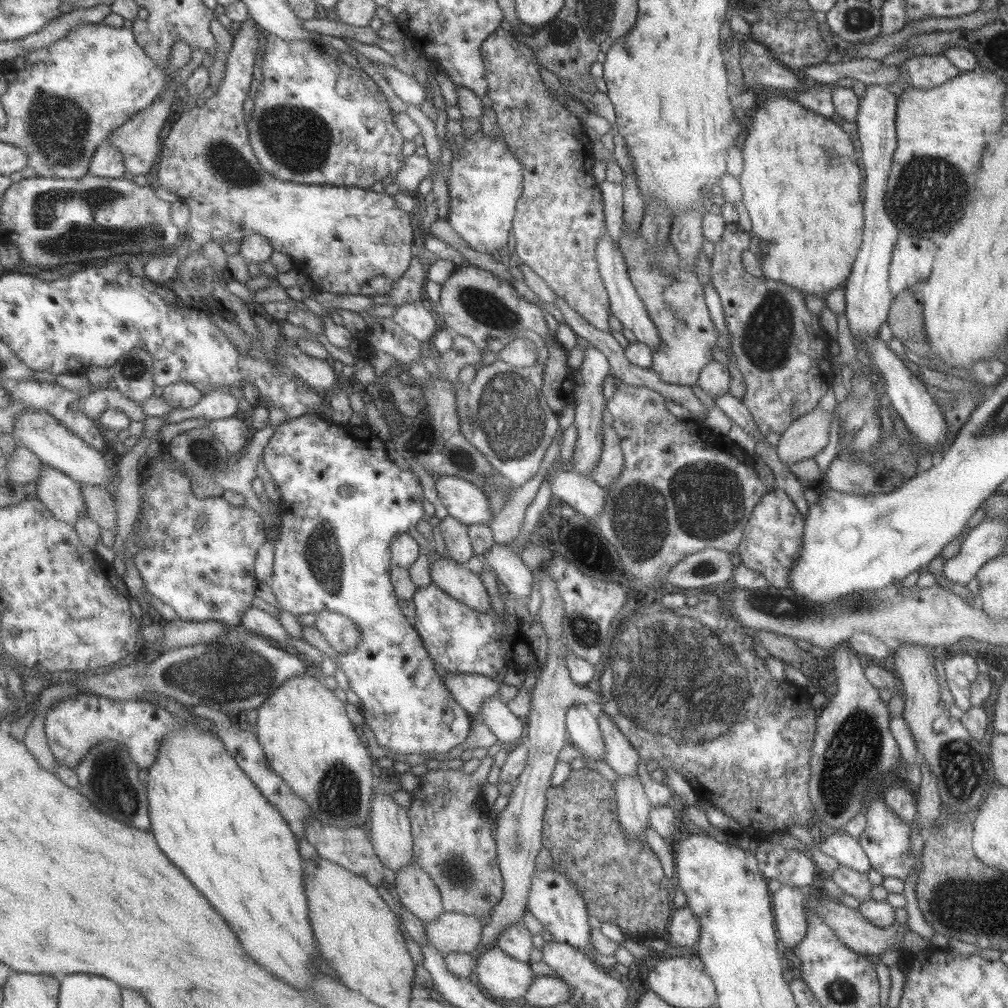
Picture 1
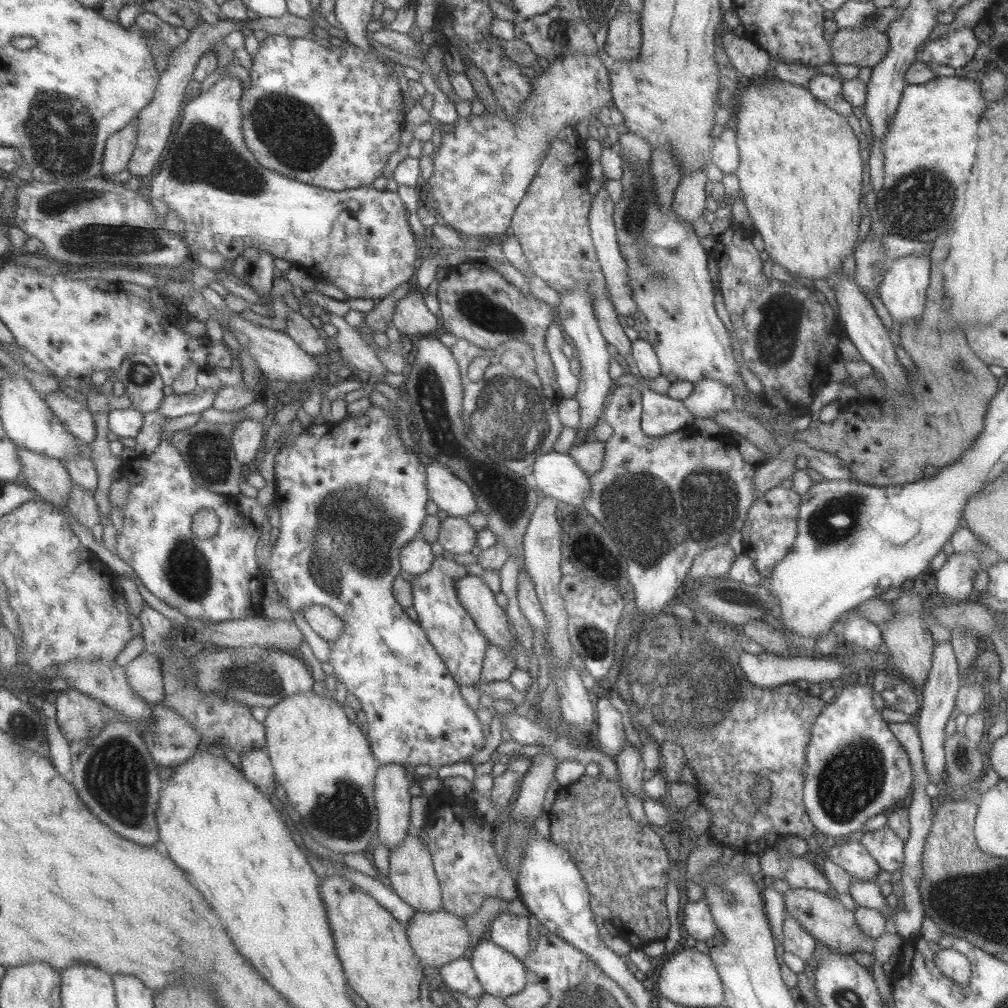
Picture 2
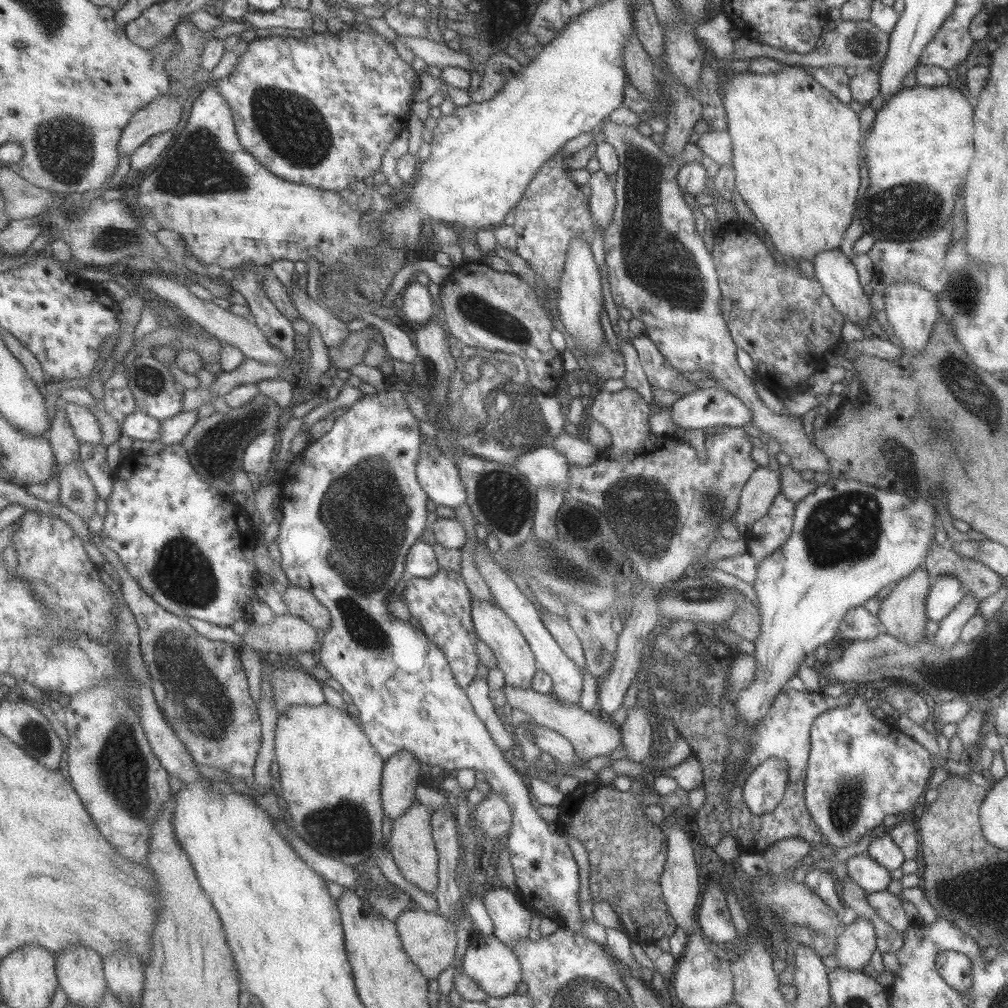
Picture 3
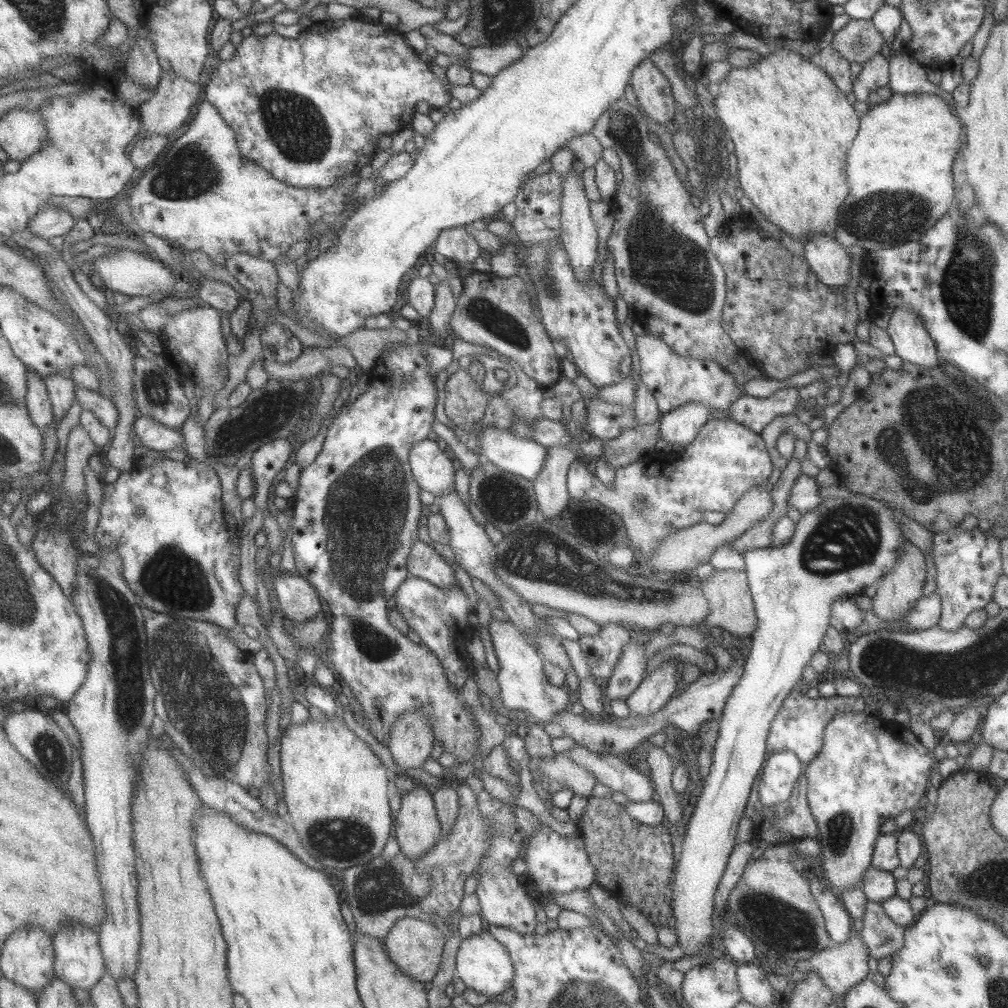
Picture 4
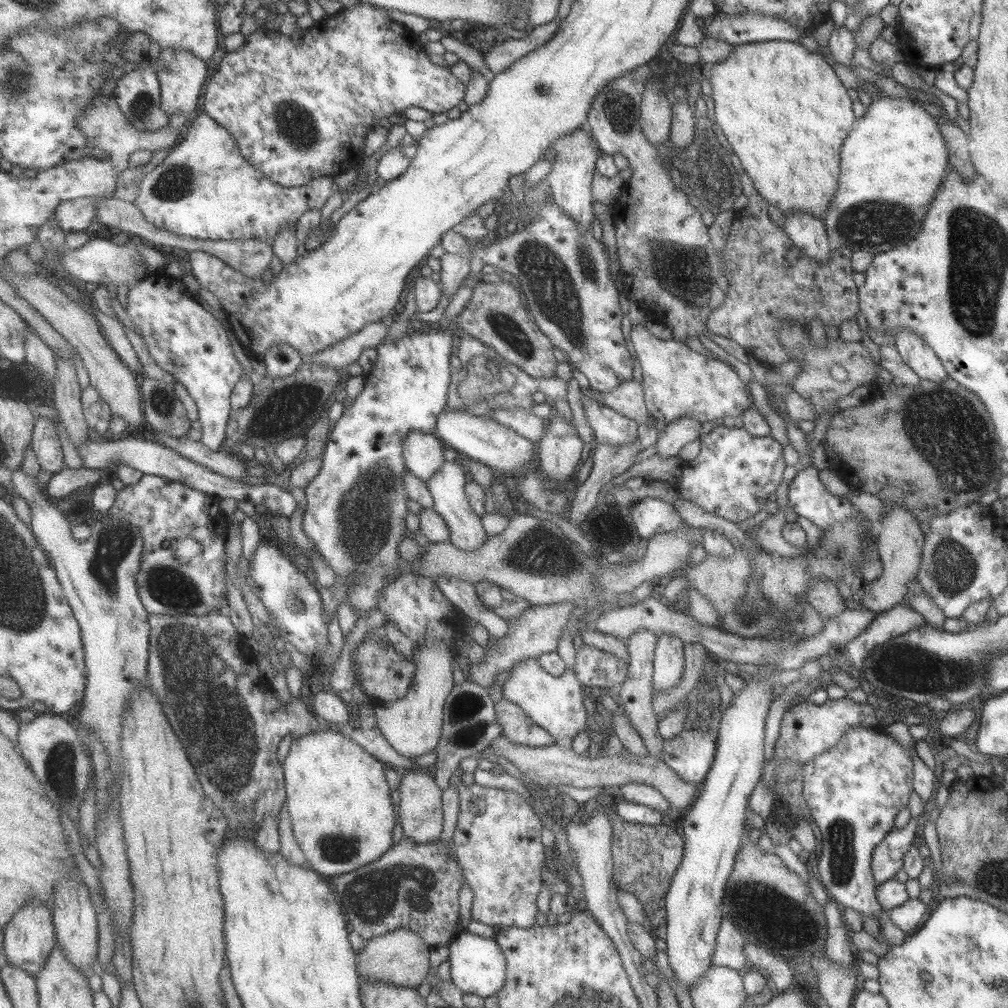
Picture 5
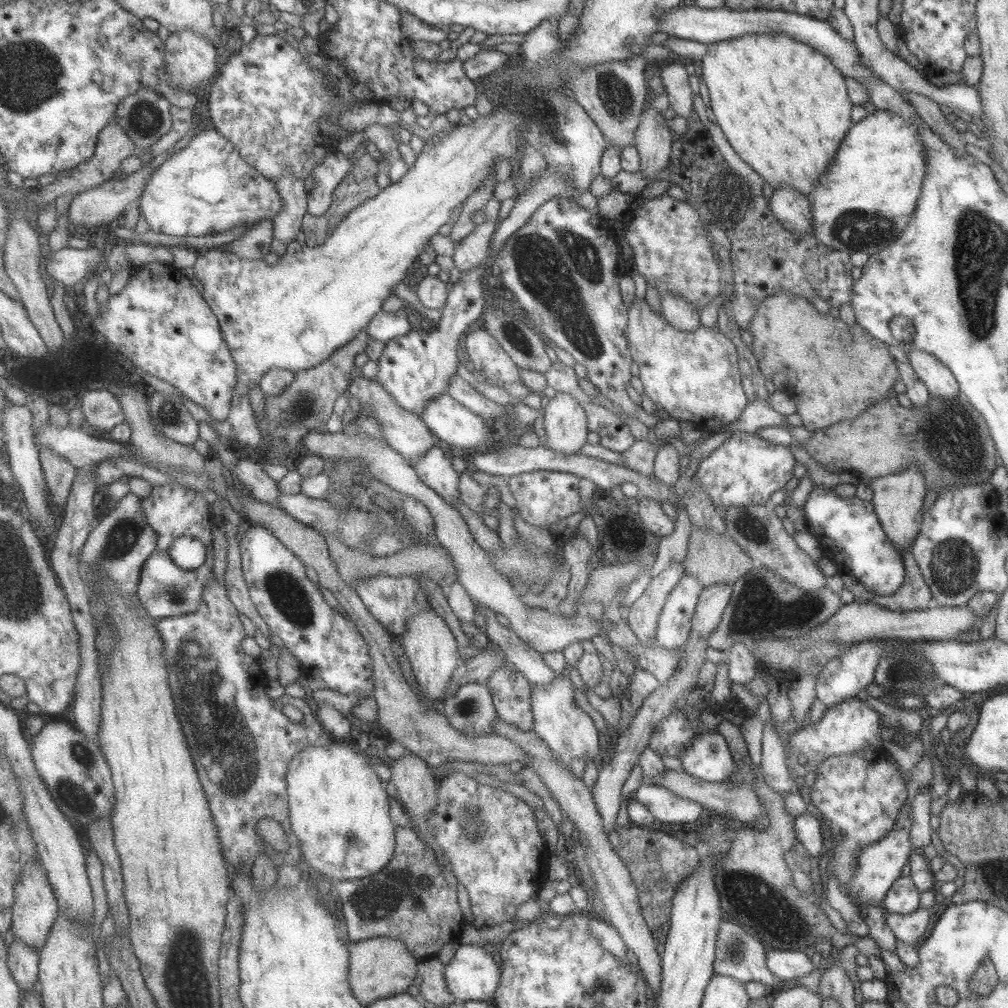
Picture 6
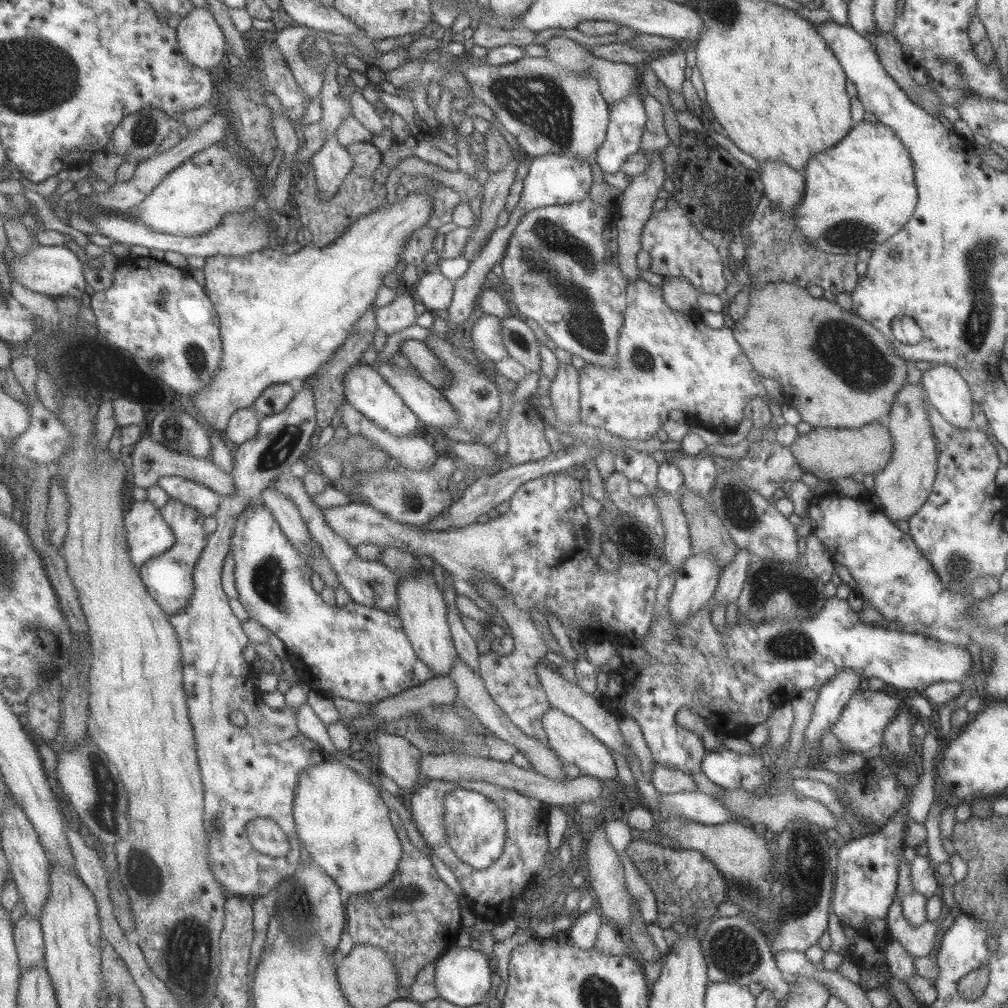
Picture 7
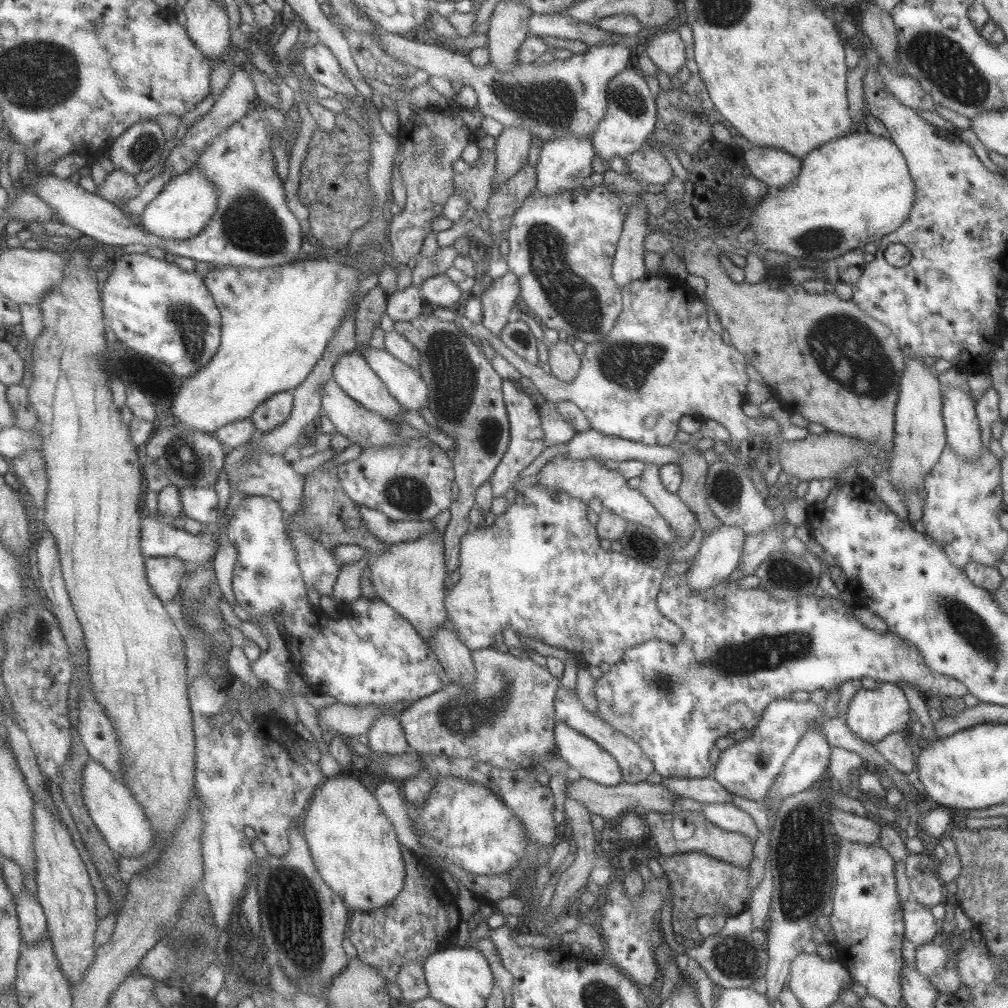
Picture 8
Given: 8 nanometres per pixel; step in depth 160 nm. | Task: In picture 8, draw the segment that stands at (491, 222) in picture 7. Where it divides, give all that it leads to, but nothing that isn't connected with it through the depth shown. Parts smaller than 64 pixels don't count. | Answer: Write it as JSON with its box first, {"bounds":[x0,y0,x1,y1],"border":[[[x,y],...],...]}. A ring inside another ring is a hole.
{"bounds":[494,126,533,190],"border":[[[522,126],[506,127],[496,137],[497,172],[494,178],[494,190],[495,184],[507,182],[527,164],[531,144],[533,144],[531,131]]]}

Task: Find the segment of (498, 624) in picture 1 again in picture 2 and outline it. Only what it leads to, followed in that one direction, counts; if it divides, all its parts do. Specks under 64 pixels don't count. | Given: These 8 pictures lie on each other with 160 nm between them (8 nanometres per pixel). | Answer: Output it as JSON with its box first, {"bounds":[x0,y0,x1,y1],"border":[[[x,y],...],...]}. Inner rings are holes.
{"bounds":[413,555,492,686],"border":[[[449,555],[437,557],[427,572],[413,577],[413,607],[417,612],[418,622],[428,632],[428,637],[457,682],[475,686],[483,677],[484,658],[492,642],[477,626],[476,620],[458,597],[456,582],[468,574],[463,561],[454,561]]]}

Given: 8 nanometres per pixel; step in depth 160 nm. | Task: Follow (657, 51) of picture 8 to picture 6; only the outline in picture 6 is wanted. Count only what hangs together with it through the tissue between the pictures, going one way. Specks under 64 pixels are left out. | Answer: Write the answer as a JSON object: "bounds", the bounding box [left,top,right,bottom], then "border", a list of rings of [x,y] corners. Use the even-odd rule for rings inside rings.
{"bounds":[659,61,694,116],"border":[[[671,61],[667,66],[660,68],[659,78],[667,95],[668,105],[675,112],[675,116],[693,115],[692,100],[694,94],[687,84],[688,75],[685,66]]]}

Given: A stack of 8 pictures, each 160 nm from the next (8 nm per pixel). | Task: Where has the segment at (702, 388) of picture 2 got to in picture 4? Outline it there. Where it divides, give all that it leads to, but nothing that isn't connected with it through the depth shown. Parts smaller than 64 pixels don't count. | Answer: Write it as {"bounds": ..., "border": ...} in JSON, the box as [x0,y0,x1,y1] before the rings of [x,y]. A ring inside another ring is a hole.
{"bounds":[659,386,799,447],"border":[[[791,386],[776,390],[767,398],[739,395],[726,412],[717,412],[720,417],[760,433],[771,420],[781,415],[789,415],[799,400],[798,388]],[[691,401],[662,413],[659,420],[659,438],[666,443],[687,447],[689,442],[693,442],[699,429],[709,421],[711,411],[703,403]]]}

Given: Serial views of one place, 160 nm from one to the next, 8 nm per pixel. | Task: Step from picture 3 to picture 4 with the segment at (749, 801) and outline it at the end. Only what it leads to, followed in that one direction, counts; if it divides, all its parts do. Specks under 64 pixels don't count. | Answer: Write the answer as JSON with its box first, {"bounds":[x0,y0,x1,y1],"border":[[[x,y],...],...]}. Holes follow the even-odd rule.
{"bounds":[757,712,961,896],"border":[[[863,712],[834,714],[825,723],[821,748],[809,764],[799,762],[797,755],[791,751],[781,751],[766,757],[757,786],[757,798],[763,807],[778,806],[792,793],[798,780],[805,781],[808,807],[815,819],[817,839],[821,844],[822,876],[829,881],[829,888],[839,896],[842,891],[856,886],[861,873],[870,865],[873,845],[880,835],[879,826],[917,804],[929,787],[932,770],[937,768],[943,780],[961,770],[952,758],[945,756],[936,761],[933,753],[933,750],[919,742],[907,726],[897,726],[890,720]]]}

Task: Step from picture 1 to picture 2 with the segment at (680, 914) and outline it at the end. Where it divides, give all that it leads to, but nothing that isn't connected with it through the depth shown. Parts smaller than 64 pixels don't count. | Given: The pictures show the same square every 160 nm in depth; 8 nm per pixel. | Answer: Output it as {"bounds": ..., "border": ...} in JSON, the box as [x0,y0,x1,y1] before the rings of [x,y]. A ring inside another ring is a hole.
{"bounds":[681,899,717,943],"border":[[[705,899],[698,902],[689,901],[684,905],[681,926],[687,932],[690,943],[706,941],[713,937],[715,931],[717,932]]]}

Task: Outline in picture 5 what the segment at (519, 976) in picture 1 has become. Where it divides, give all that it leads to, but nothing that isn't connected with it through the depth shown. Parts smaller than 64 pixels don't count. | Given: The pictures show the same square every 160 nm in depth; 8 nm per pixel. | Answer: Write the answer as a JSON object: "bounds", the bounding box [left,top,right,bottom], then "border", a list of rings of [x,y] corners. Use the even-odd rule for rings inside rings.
{"bounds":[450,930,507,998],"border":[[[467,930],[461,932],[455,937],[450,948],[450,970],[452,981],[463,992],[476,994],[487,998],[498,994],[504,989],[507,979],[507,958],[501,950],[501,945],[496,938],[485,938],[472,934]]]}

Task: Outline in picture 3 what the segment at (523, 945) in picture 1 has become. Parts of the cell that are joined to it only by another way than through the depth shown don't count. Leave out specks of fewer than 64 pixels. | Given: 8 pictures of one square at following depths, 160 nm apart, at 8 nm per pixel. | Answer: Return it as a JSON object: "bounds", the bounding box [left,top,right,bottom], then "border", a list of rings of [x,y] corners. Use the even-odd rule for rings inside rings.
{"bounds":[483,887,534,949],"border":[[[506,887],[483,893],[486,908],[495,924],[495,935],[512,949],[529,939],[534,910]]]}

